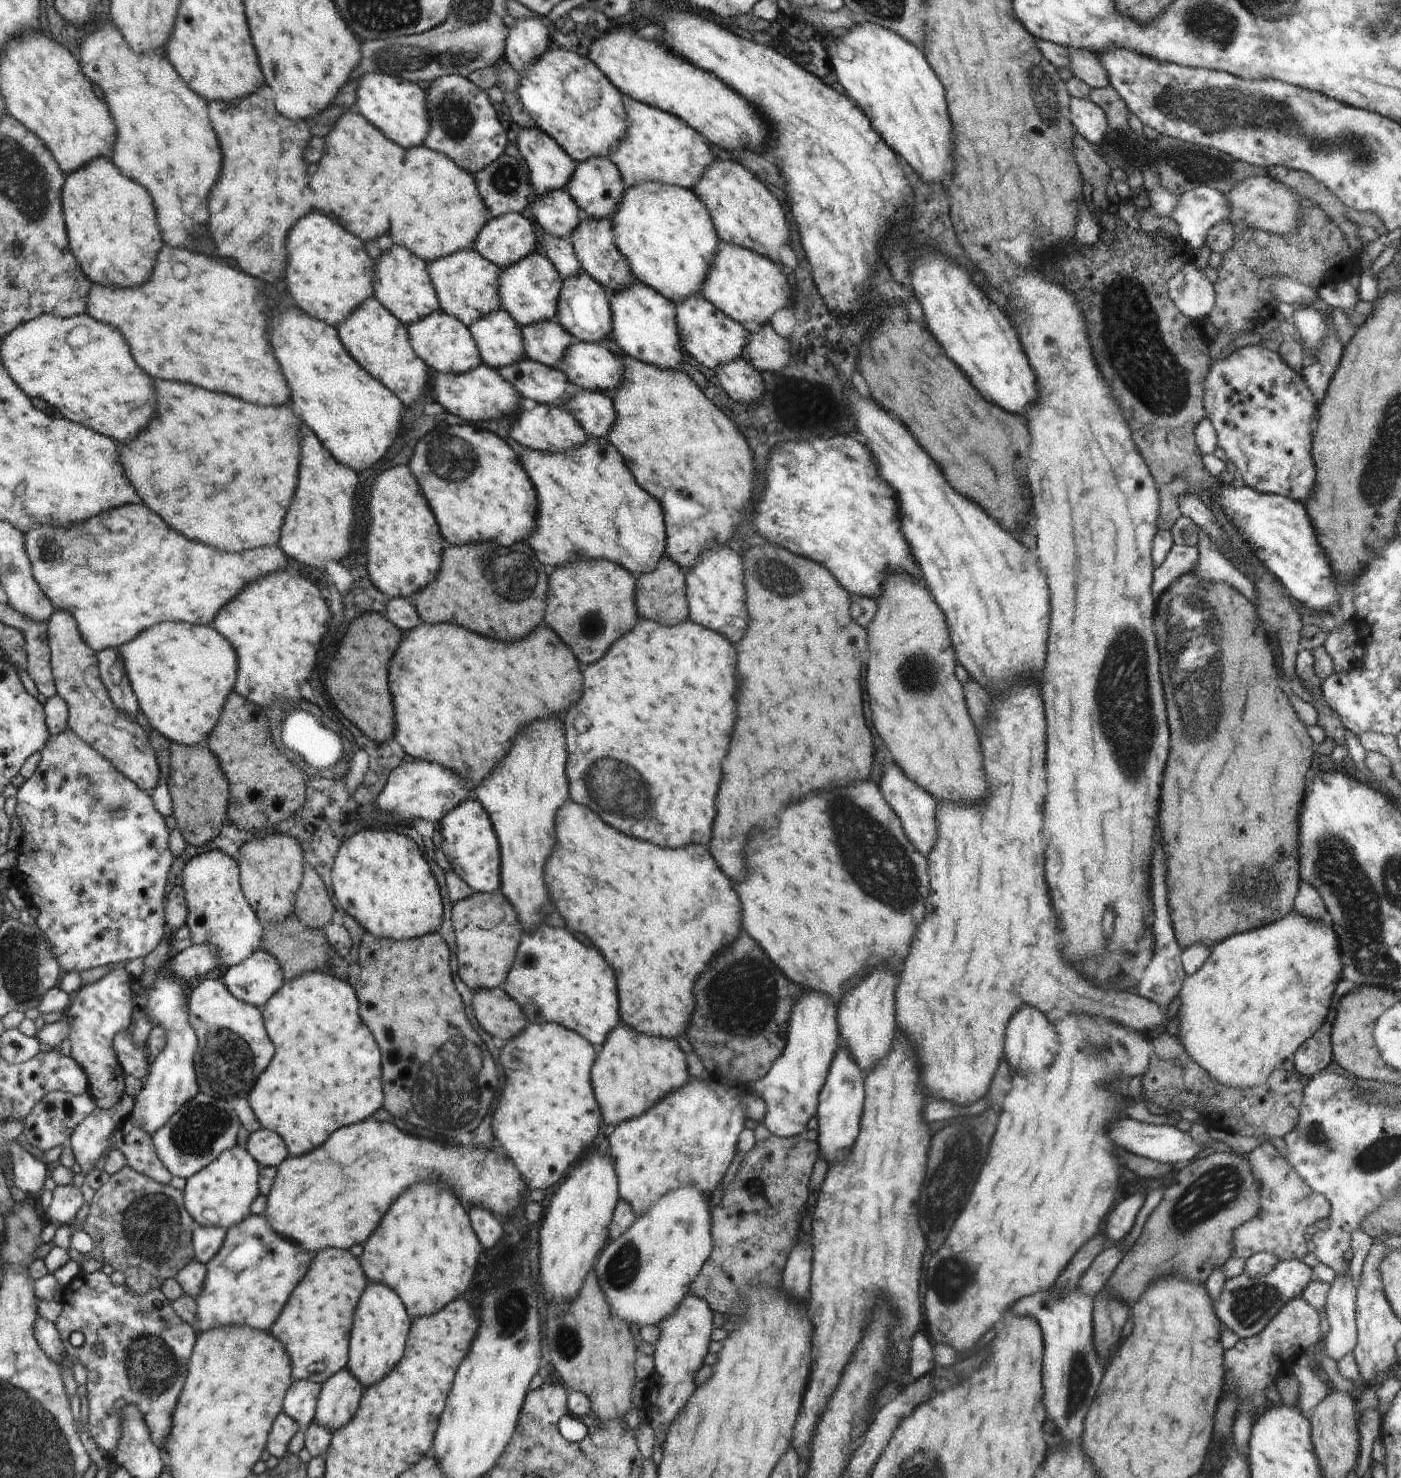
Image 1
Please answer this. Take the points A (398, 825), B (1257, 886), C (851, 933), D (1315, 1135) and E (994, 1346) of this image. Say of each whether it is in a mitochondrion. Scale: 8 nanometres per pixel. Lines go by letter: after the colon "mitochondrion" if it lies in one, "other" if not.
A: other
B: mitochondrion
C: other
D: mitochondrion
E: other

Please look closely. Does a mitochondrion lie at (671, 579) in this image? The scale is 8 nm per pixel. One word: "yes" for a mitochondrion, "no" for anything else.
no

